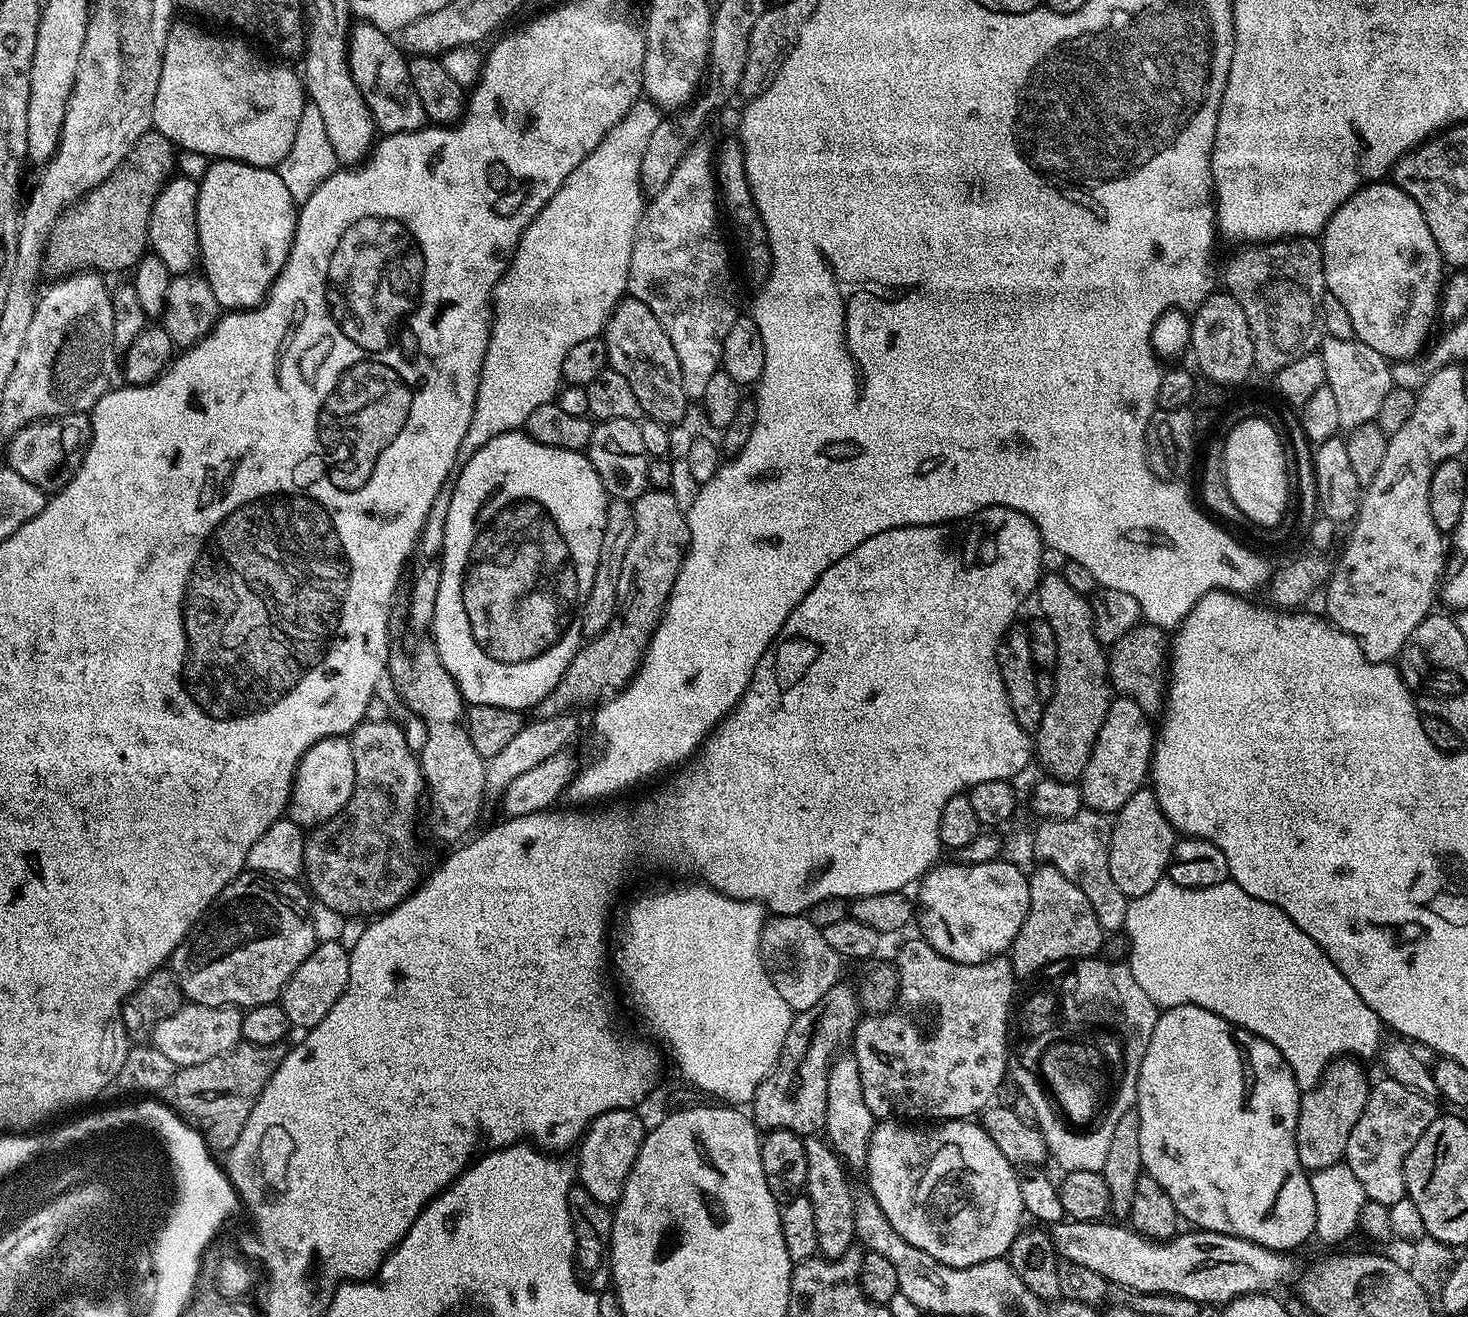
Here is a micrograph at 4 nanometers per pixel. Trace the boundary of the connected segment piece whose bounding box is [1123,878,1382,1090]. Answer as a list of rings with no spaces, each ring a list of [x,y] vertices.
[[[1231,878],[1218,886],[1209,888],[1183,888],[1172,880],[1162,879],[1158,882],[1158,886],[1154,886],[1154,890],[1150,890],[1150,894],[1133,896],[1129,899],[1123,931],[1128,932],[1128,944],[1132,947],[1132,953],[1126,957],[1126,963],[1132,969],[1138,986],[1142,986],[1142,990],[1146,990],[1146,994],[1154,1003],[1161,1009],[1183,1004],[1202,1006],[1206,1010],[1226,1018],[1226,1022],[1230,1022],[1236,1028],[1245,1028],[1255,1036],[1261,1036],[1263,1040],[1270,1042],[1280,1051],[1282,1058],[1286,1058],[1296,1079],[1296,1084],[1302,1090],[1315,1086],[1328,1069],[1328,1065],[1337,1058],[1359,1058],[1361,1061],[1368,1062],[1372,1055],[1373,1059],[1381,1051],[1382,1025],[1380,1019],[1374,1014],[1374,1010],[1370,1010],[1370,1006],[1366,1006],[1366,1002],[1362,1002],[1362,998],[1358,998],[1358,990],[1354,990],[1354,986],[1350,986],[1350,982],[1346,982],[1342,970],[1338,970],[1338,966],[1334,966],[1334,962],[1330,962],[1330,958],[1320,949],[1318,942],[1314,942],[1314,938],[1310,938],[1310,934],[1298,930],[1298,926],[1294,926],[1292,919],[1278,906],[1274,906],[1270,902],[1262,902],[1258,898],[1246,894],[1246,890],[1242,890],[1242,886],[1235,884]]]

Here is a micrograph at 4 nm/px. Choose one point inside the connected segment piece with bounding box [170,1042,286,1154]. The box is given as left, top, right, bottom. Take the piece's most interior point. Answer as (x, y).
(215, 1097)

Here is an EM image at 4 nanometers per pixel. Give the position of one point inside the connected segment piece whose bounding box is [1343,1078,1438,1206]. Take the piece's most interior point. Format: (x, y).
(1394, 1117)

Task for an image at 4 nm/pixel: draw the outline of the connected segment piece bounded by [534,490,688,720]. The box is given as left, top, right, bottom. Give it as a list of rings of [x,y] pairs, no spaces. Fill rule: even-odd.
[[[645,490],[632,504],[634,510],[634,538],[626,549],[626,558],[622,558],[622,574],[618,574],[618,602],[614,610],[614,618],[606,630],[602,630],[596,636],[591,637],[581,647],[580,651],[570,662],[566,674],[538,702],[534,709],[535,719],[554,718],[563,716],[569,710],[576,710],[579,704],[592,704],[596,706],[605,698],[617,693],[626,687],[636,676],[640,663],[644,661],[644,655],[648,649],[648,643],[652,641],[654,630],[660,624],[660,618],[664,614],[664,606],[672,597],[674,582],[680,573],[680,567],[684,564],[686,549],[688,546],[688,517],[685,509],[674,502],[671,491],[668,490]]]

